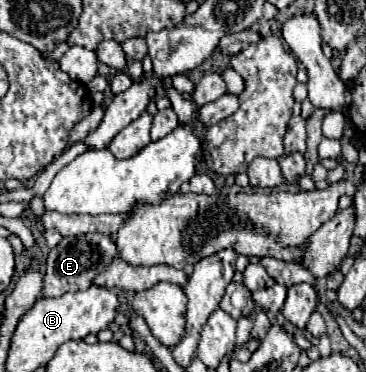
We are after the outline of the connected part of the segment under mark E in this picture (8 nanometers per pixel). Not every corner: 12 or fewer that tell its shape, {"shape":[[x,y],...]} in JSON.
{"shape":[[112,236],[62,238],[46,258],[44,296],[90,288],[118,256]]}

